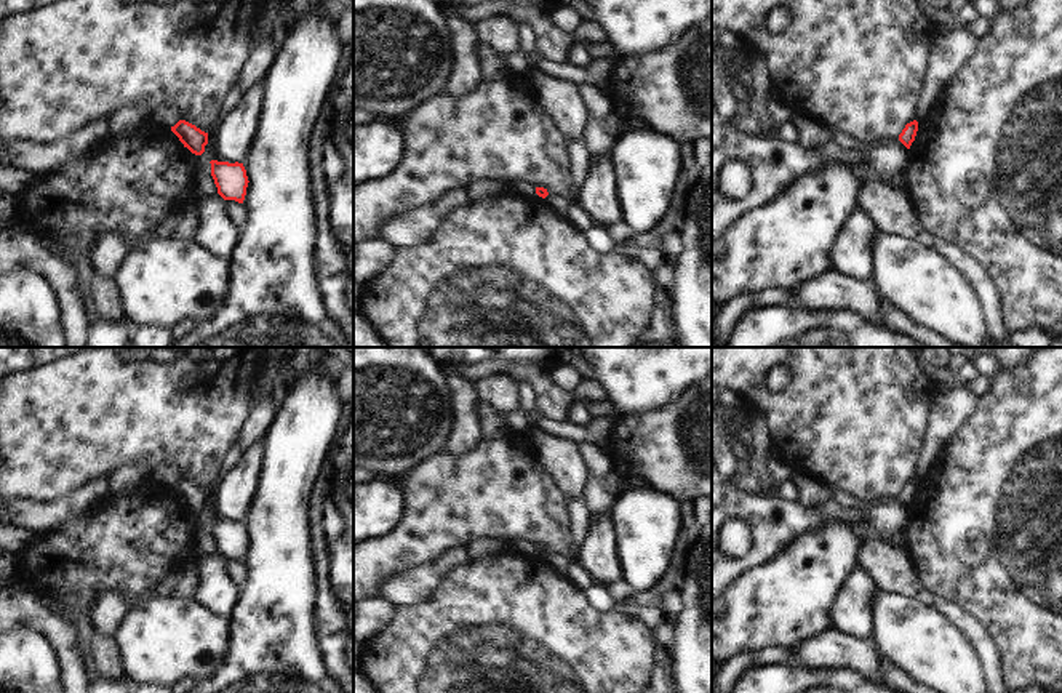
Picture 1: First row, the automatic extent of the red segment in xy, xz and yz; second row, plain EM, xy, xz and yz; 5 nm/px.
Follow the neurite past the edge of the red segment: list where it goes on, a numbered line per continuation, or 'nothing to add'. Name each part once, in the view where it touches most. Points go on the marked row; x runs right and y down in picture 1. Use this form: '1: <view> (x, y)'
1: xz (560, 205)

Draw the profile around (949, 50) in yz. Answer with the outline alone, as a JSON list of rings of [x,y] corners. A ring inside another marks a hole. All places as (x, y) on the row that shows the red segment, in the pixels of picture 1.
[[[966,27],[937,29],[928,56],[928,74],[915,120],[928,115],[928,109],[950,83],[966,58],[976,51],[979,37]]]

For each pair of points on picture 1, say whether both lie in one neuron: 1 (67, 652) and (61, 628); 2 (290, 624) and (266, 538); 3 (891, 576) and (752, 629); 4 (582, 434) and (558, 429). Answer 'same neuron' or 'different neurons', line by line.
1: same neuron
2: same neuron
3: different neurons
4: same neuron

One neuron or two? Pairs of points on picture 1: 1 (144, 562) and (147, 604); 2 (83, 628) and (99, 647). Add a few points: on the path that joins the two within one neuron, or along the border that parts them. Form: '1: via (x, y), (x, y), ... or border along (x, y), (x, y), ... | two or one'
1: border along (151, 589), (136, 596), (128, 605) | two
2: border along (93, 628), (88, 637), (88, 650) | two

